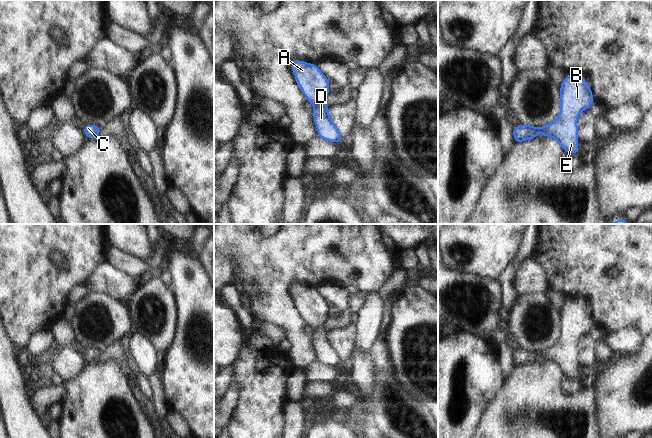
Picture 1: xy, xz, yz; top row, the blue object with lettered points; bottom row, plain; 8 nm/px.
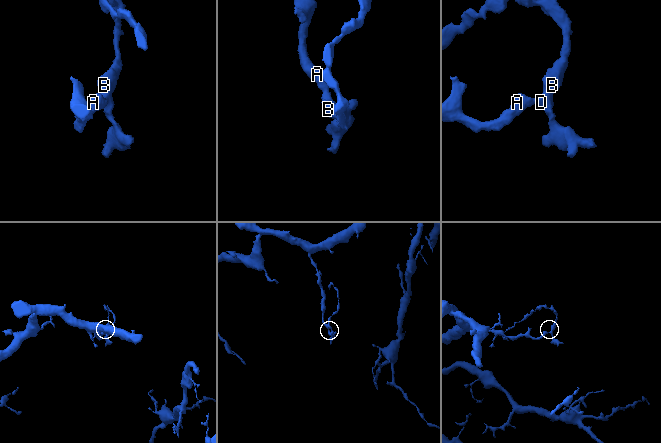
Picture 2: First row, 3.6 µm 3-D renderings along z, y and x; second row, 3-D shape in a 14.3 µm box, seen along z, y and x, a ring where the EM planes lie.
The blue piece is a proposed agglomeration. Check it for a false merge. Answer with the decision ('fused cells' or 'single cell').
single cell

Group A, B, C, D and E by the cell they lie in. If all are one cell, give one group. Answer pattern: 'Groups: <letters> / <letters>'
Groups: A B C D E

